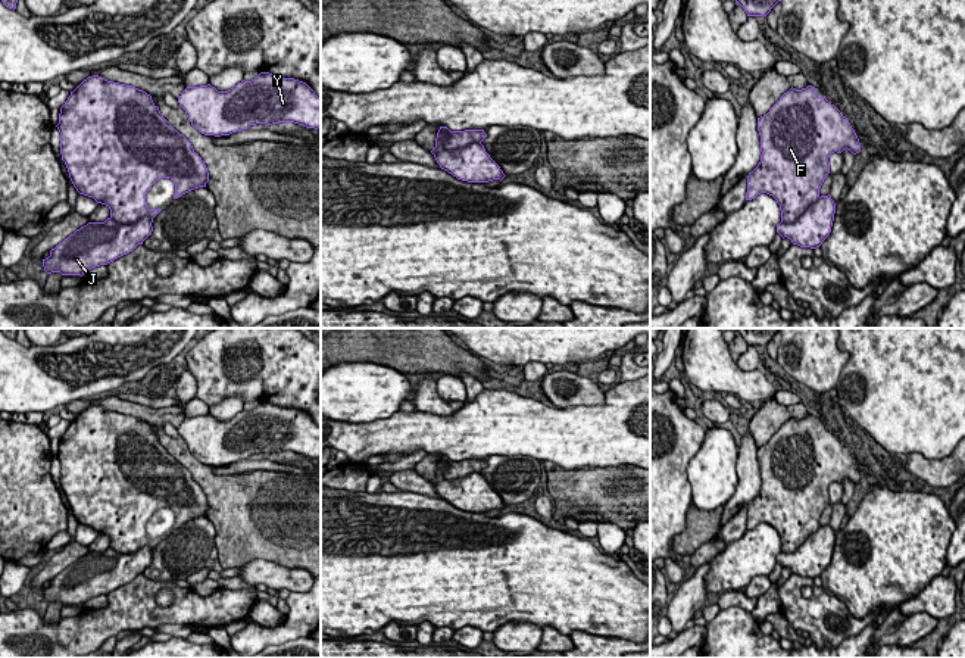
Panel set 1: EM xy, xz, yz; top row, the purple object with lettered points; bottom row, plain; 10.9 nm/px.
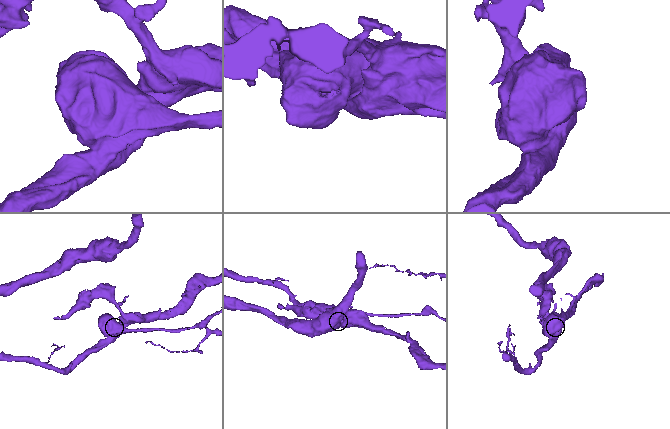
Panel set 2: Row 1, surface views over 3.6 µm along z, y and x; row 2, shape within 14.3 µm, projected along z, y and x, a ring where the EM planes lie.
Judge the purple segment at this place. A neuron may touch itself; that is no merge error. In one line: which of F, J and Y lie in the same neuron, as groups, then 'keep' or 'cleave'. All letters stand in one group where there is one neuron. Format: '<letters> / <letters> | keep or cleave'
F J Y | keep

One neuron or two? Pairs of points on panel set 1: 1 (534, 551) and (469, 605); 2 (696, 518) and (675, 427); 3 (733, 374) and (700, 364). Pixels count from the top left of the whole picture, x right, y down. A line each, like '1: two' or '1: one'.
1: one
2: two
3: one

